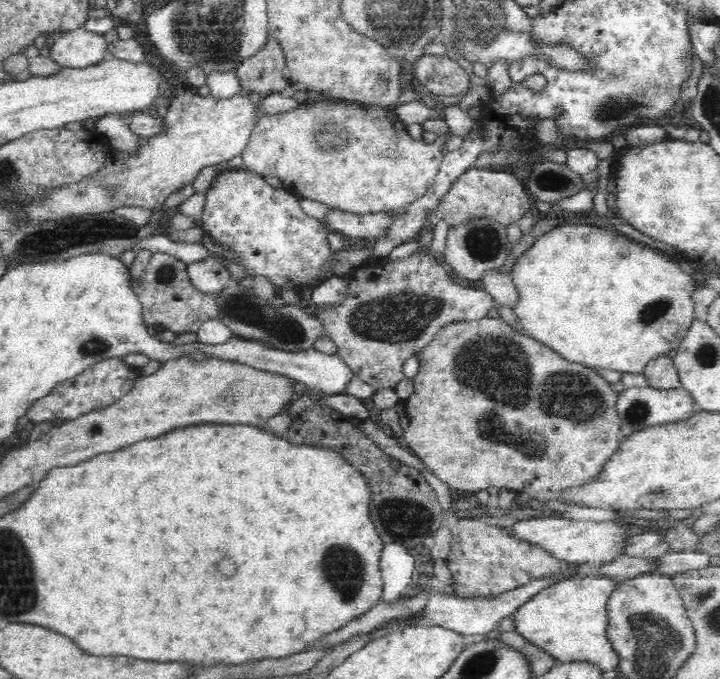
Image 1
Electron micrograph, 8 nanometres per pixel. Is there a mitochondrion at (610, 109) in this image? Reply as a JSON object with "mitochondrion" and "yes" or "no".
{"mitochondrion":"yes"}

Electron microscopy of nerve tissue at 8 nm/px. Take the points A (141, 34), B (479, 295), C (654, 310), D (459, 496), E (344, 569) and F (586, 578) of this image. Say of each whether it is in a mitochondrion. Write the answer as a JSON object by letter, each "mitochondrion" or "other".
{"A":"other","B":"other","C":"mitochondrion","D":"other","E":"mitochondrion","F":"other"}

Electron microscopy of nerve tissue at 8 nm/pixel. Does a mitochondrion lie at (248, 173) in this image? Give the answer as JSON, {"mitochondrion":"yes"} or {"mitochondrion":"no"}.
{"mitochondrion":"no"}

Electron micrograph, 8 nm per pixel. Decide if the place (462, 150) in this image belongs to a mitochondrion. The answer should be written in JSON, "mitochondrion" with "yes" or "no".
{"mitochondrion":"no"}

